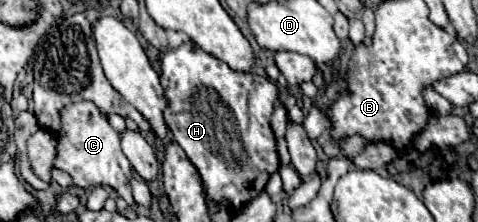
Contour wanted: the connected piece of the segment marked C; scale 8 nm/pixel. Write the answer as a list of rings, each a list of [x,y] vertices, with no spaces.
[[[71,102],[69,106],[63,106],[59,110],[59,118],[61,118],[61,130],[55,132],[55,136],[57,136],[55,166],[65,170],[73,178],[73,184],[79,188],[91,190],[95,186],[111,186],[127,204],[133,204],[133,196],[131,196],[131,190],[127,184],[127,180],[131,178],[131,164],[125,158],[125,154],[121,152],[119,134],[109,126],[109,122],[101,114],[101,110],[97,110],[97,106],[93,106],[93,102]]]

